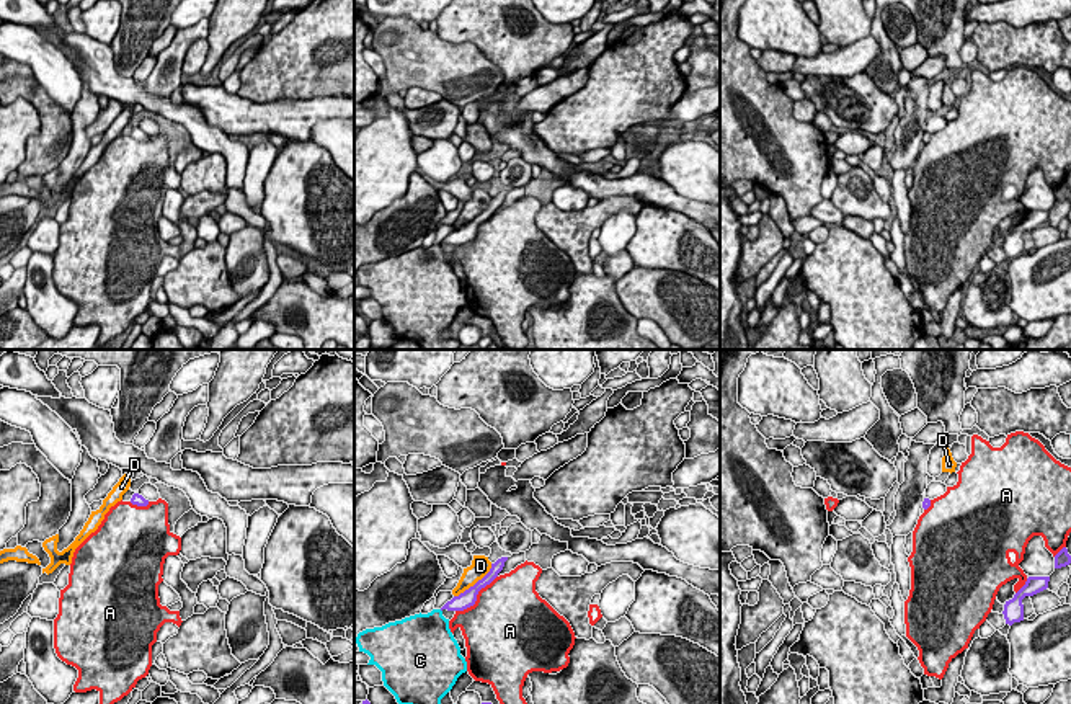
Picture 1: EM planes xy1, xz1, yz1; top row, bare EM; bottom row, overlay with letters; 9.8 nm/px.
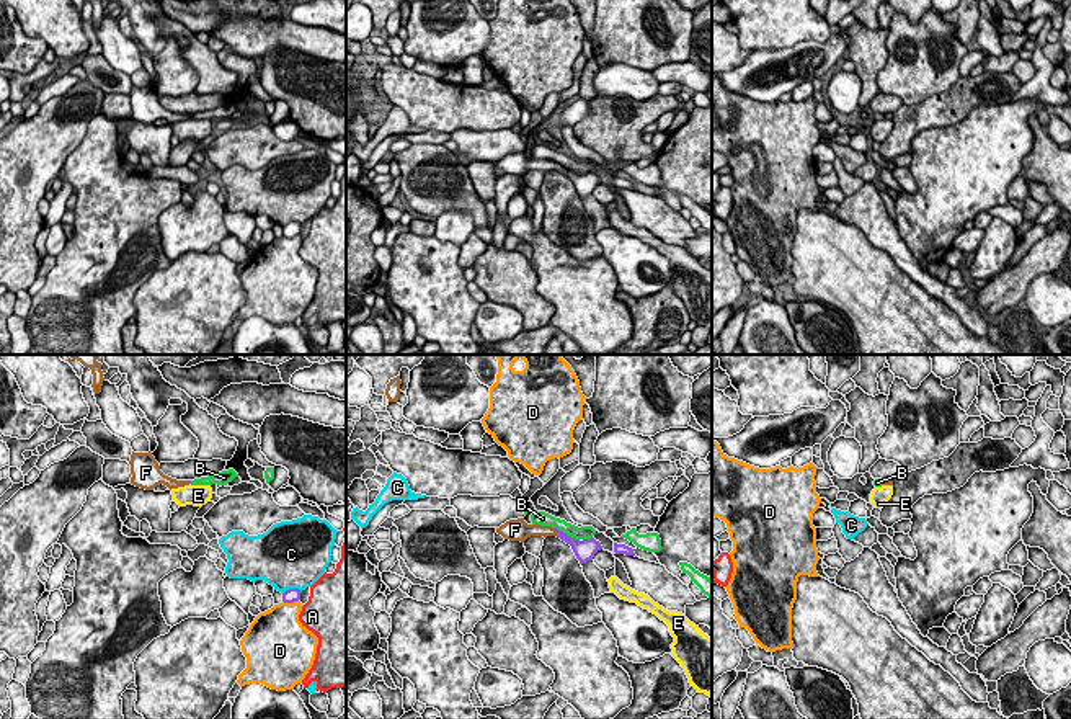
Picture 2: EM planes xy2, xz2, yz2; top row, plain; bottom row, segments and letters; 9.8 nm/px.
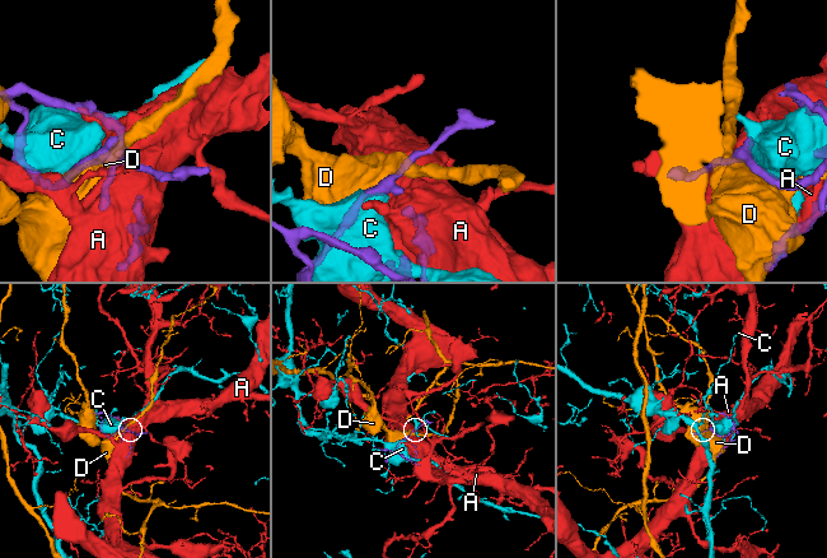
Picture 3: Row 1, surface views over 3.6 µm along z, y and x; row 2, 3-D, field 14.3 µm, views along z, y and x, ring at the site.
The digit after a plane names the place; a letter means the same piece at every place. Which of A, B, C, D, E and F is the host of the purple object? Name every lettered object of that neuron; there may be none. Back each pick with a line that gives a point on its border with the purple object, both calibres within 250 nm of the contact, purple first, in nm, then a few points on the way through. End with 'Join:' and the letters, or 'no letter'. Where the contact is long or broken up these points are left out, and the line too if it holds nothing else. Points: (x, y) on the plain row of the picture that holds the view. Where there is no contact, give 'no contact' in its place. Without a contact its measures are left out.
Join: no letter

